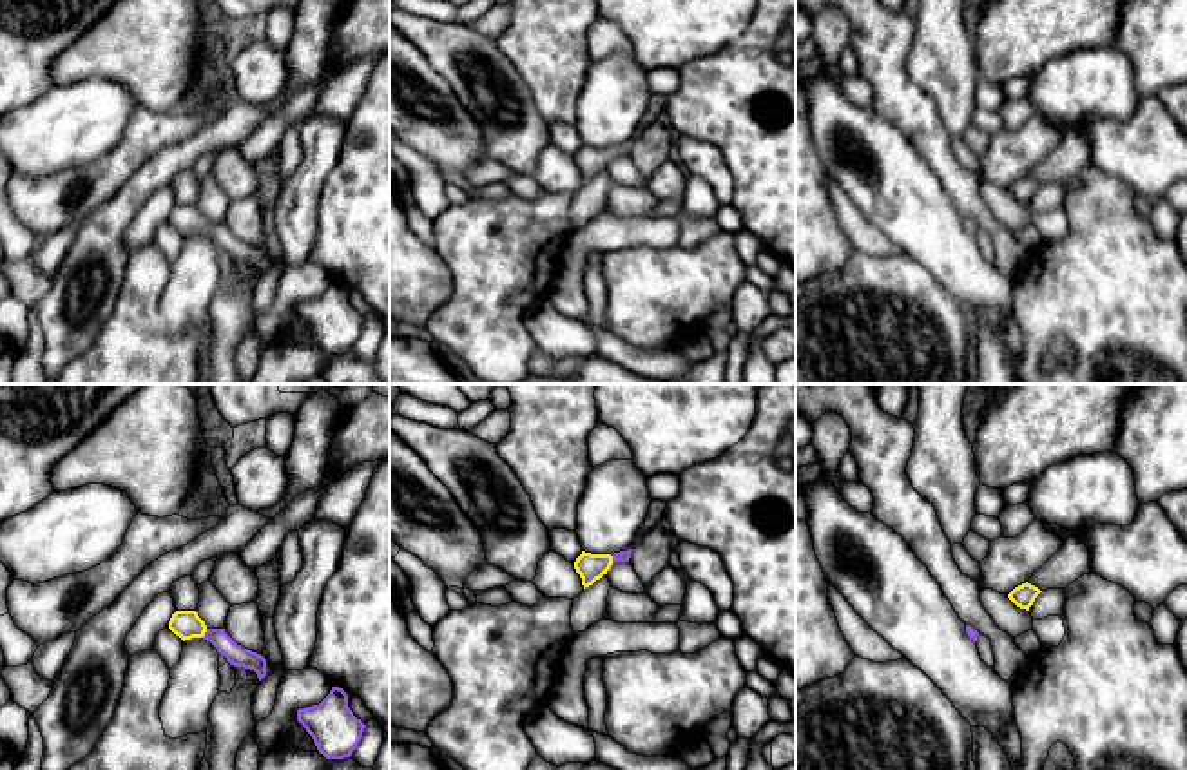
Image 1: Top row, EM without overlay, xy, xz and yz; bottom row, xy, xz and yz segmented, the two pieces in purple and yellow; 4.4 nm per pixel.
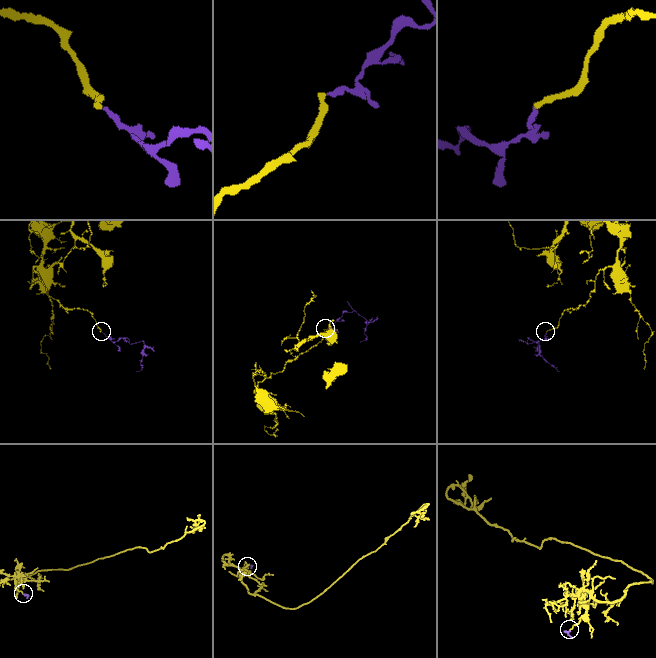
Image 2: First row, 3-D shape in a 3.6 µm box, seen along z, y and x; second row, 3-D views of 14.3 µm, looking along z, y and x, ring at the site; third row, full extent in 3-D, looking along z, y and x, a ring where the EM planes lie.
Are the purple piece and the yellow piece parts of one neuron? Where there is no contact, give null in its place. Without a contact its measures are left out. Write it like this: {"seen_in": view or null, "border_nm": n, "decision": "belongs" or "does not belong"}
{"seen_in": "xy", "border_nm": 50, "decision": "belongs"}

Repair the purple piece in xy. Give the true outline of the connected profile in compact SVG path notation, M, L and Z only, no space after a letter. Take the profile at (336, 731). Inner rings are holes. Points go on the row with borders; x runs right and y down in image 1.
M332 687L319 705L299 708L297 721L326 759L350 757L366 728L350 710L348 694L339 687Z

